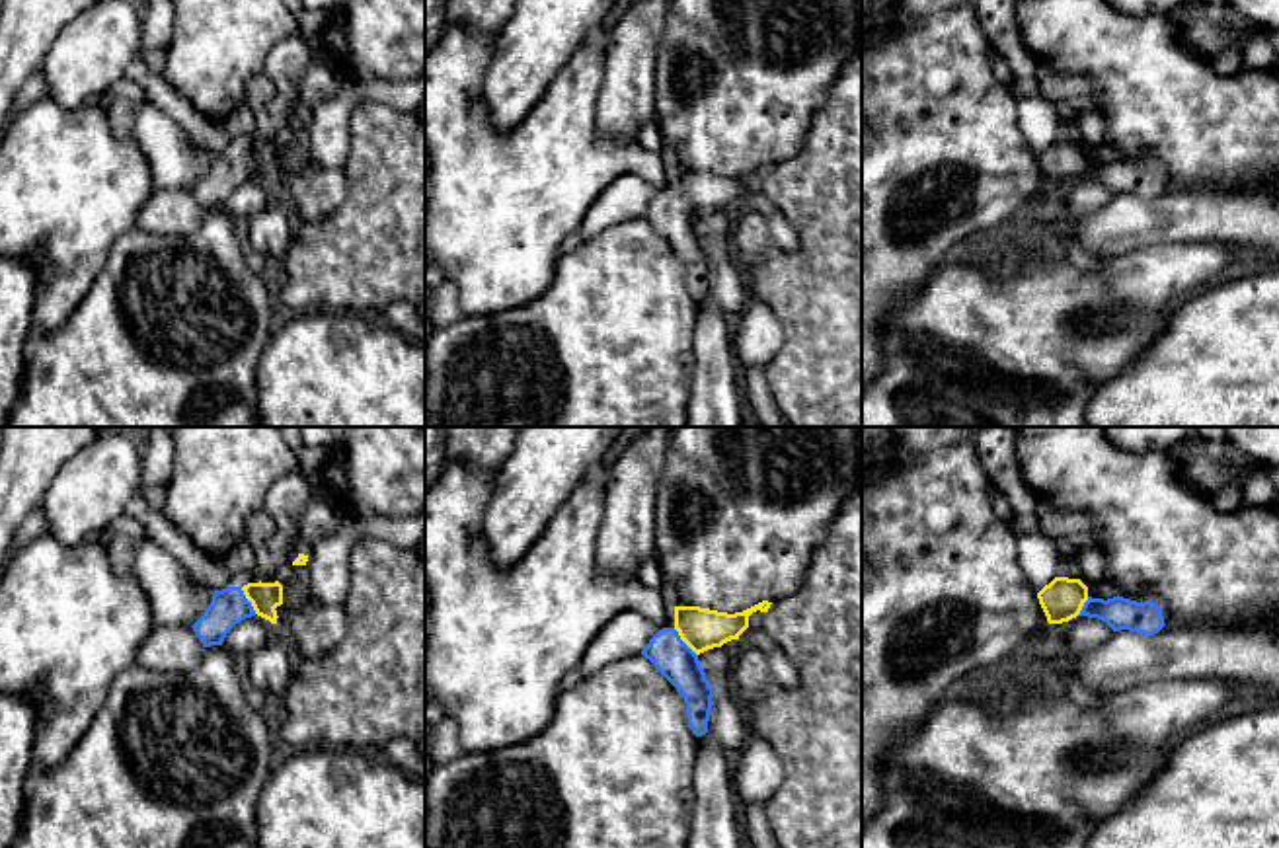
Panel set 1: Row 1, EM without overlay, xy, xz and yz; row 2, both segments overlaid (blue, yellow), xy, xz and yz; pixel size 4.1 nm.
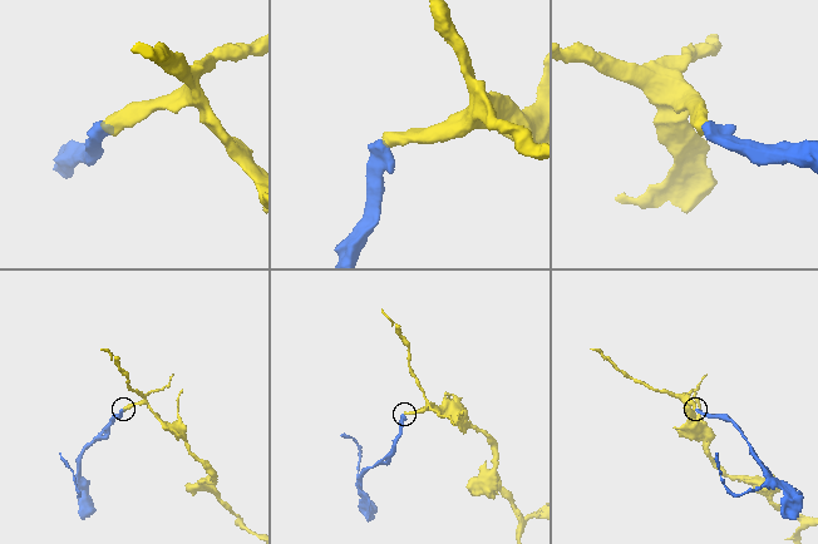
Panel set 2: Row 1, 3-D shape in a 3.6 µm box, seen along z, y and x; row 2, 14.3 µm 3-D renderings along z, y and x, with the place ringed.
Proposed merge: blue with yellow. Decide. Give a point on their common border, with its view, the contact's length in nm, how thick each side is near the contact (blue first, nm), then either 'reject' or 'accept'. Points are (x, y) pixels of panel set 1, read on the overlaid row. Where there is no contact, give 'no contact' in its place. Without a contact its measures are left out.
xz (683, 642) | 160 nm | 160/180 nm | accept

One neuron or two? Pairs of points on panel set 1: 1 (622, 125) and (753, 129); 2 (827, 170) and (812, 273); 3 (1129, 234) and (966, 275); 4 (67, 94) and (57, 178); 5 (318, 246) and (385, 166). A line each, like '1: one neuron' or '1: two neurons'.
1: two neurons
2: one neuron
3: two neurons
4: two neurons
5: one neuron

